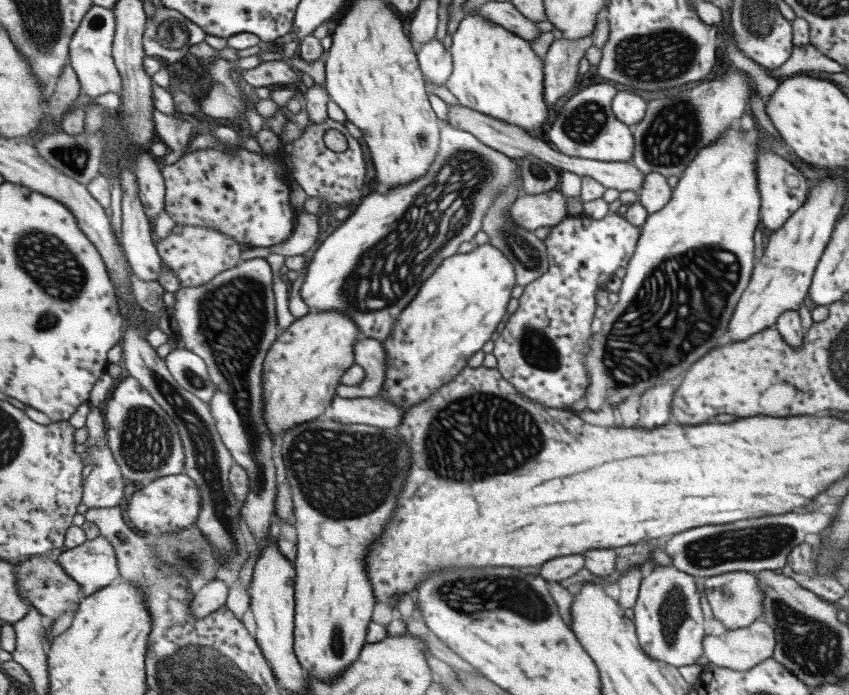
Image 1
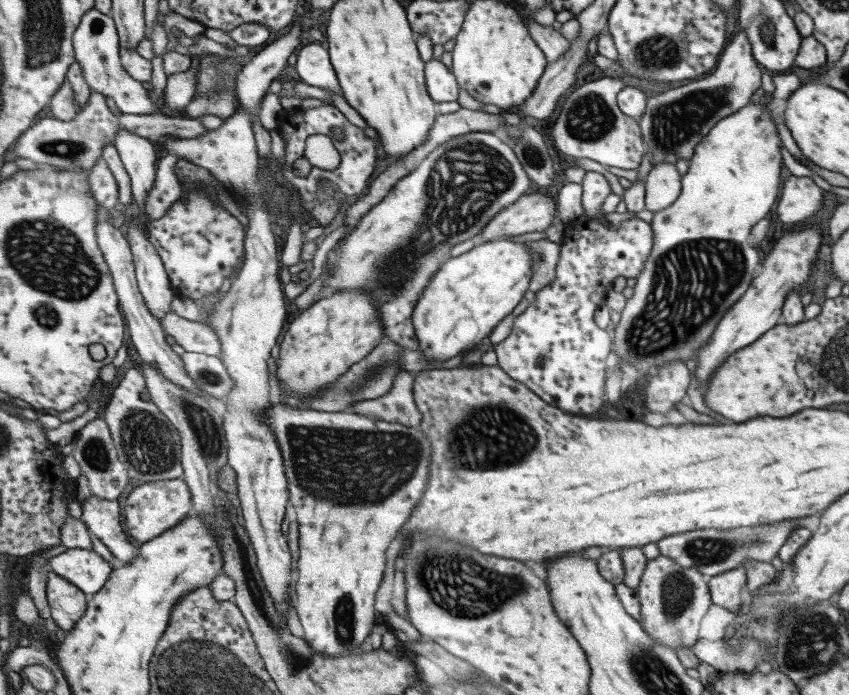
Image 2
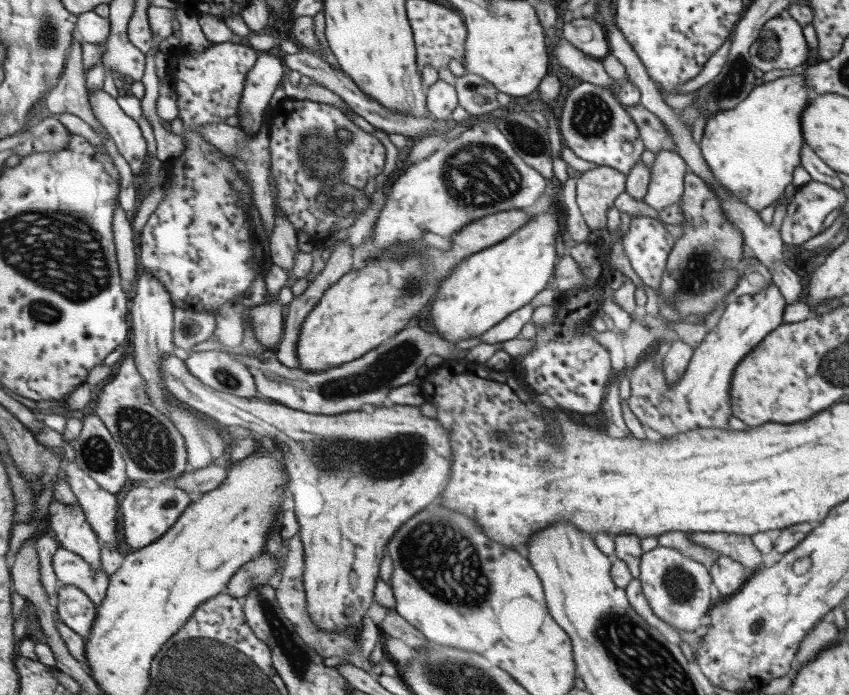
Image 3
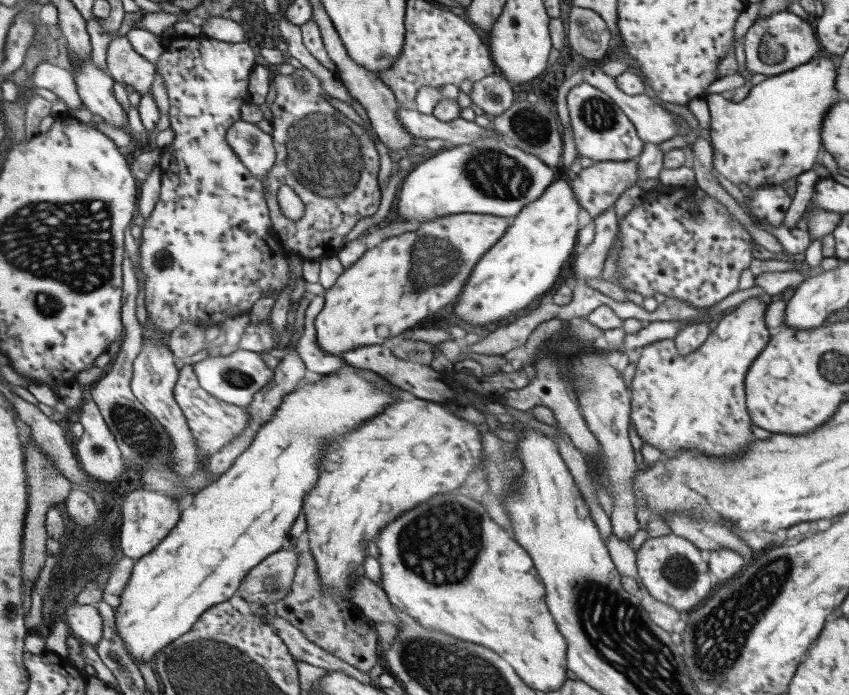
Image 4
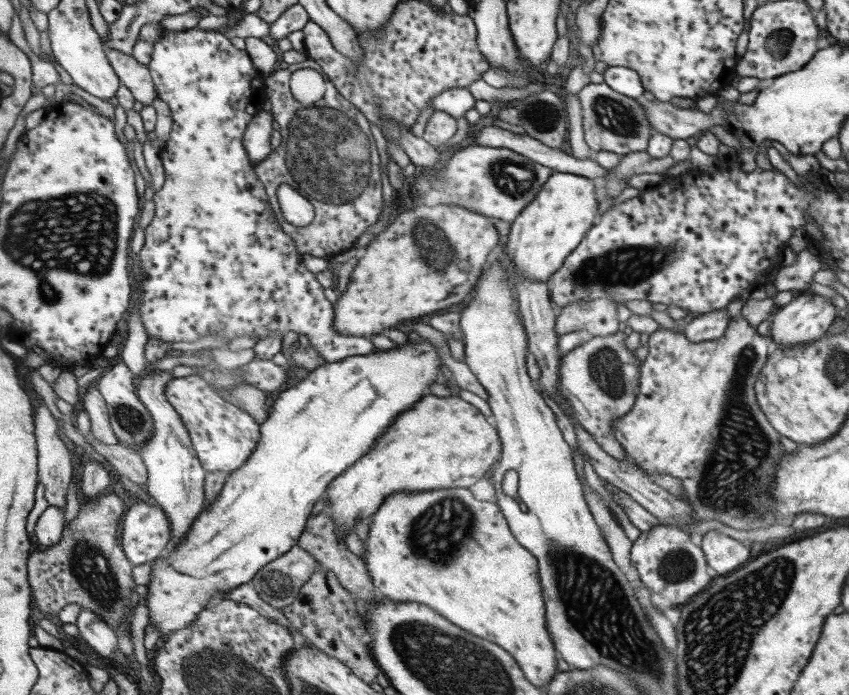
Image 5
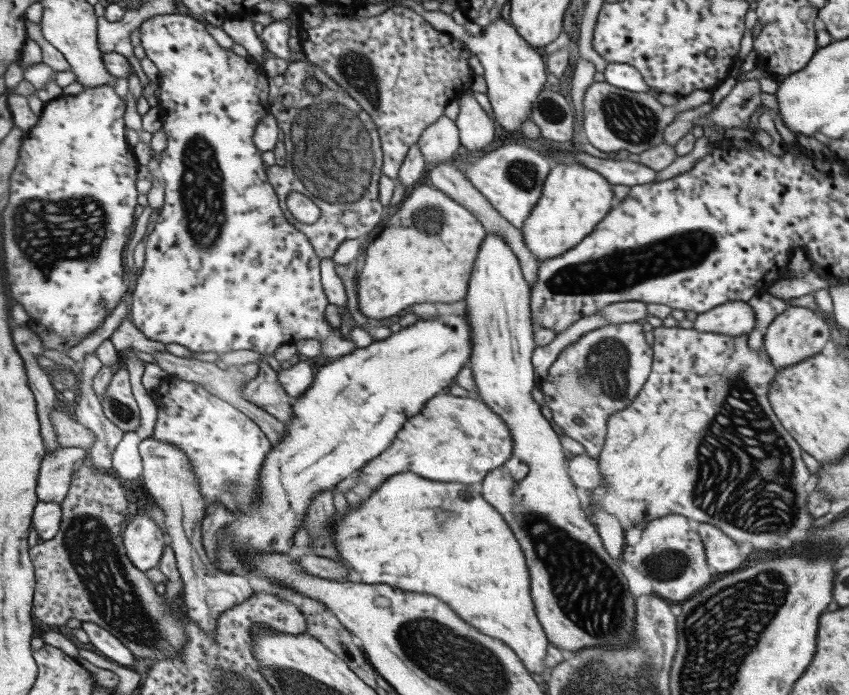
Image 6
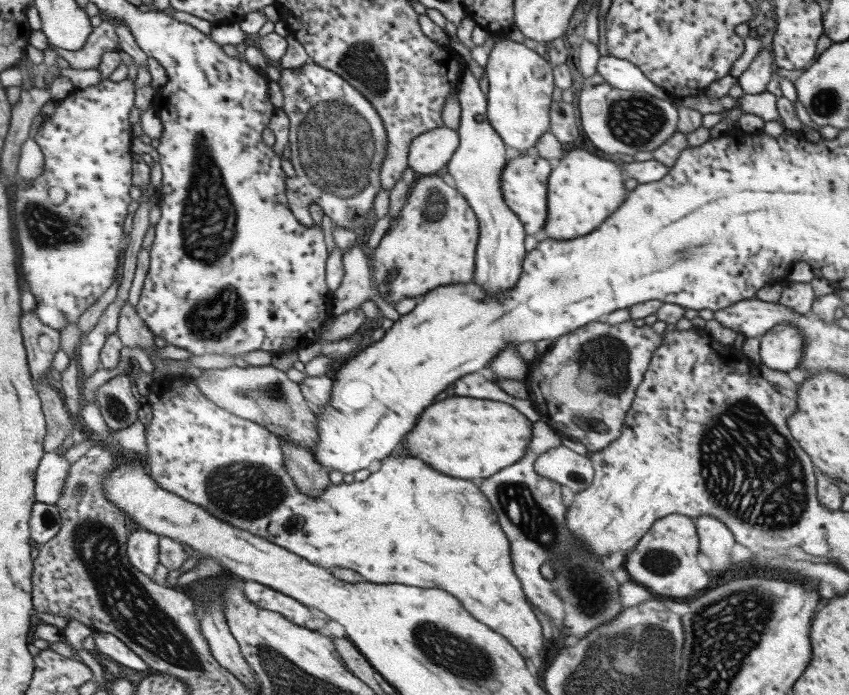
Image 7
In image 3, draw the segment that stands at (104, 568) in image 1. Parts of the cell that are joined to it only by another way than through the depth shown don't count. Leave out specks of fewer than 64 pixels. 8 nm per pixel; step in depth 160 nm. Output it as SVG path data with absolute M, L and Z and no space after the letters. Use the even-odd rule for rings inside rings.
M63 547L54 554L53 562L61 582L83 589L96 605L103 604L110 585L105 570L94 570L80 554Z

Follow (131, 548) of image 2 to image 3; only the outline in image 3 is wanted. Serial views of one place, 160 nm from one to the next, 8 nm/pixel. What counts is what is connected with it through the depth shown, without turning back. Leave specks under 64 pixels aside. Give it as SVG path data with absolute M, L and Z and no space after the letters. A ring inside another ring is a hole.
M62 460L65 479L77 495L78 503L86 512L88 521L104 545L117 546L117 530L121 528L119 499L90 477L77 461Z

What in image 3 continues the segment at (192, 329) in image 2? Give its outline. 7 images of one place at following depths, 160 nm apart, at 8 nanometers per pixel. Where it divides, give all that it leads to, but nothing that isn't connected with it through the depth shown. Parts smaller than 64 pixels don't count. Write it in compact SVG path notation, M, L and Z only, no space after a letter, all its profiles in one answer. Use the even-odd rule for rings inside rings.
M416 325L404 328L393 339L389 339L361 359L320 373L307 373L300 368L289 368L276 356L261 361L246 355L229 354L233 355L234 359L247 363L259 382L258 391L269 400L309 414L327 415L360 411L363 404L387 403L391 389L413 382L422 366L432 365L436 361L462 359L464 356L462 347L458 348L457 345L451 344L437 332L425 332Z

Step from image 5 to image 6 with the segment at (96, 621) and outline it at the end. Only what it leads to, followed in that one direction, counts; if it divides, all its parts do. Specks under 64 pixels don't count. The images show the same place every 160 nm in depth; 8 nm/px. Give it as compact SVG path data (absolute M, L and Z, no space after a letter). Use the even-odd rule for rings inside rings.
M83 622L82 628L88 635L90 643L105 658L113 660L119 666L132 667L133 662L135 662L134 653L123 644L123 641L114 636L110 629L103 628L102 625L93 622Z

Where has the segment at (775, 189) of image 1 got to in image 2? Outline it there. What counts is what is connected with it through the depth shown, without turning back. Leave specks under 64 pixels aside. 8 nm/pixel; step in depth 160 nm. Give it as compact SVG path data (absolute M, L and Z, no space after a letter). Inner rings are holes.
M787 175L782 178L781 189L779 186L775 216L781 224L796 228L798 224L805 226L805 222L821 210L823 190L807 176L797 178Z

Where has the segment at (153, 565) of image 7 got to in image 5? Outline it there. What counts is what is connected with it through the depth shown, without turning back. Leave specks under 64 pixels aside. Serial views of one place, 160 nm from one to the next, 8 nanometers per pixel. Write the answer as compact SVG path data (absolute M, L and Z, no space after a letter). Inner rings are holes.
M142 500L133 503L124 516L123 521L123 550L127 558L137 566L141 564L154 563L159 559L167 545L172 544L173 532L167 513L159 506L150 506Z

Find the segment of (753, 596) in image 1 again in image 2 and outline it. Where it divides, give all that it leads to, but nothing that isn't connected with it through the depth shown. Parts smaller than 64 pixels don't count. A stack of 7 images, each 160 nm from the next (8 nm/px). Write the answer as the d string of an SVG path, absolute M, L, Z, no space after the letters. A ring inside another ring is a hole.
M743 566L720 572L709 578L708 591L712 604L726 608L737 614L743 609L739 592L746 584L746 574Z

